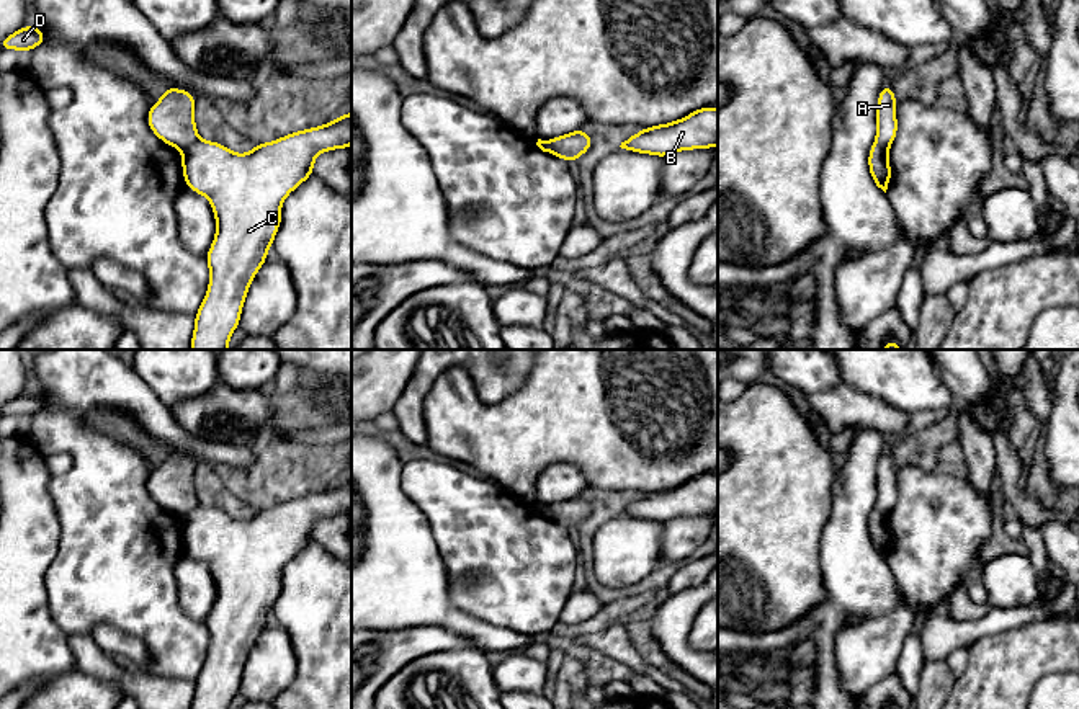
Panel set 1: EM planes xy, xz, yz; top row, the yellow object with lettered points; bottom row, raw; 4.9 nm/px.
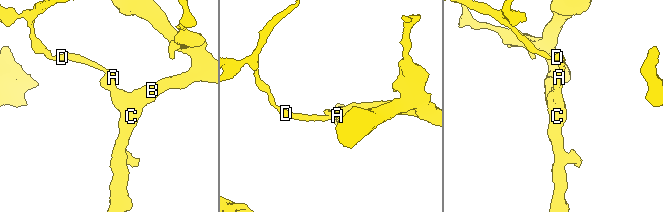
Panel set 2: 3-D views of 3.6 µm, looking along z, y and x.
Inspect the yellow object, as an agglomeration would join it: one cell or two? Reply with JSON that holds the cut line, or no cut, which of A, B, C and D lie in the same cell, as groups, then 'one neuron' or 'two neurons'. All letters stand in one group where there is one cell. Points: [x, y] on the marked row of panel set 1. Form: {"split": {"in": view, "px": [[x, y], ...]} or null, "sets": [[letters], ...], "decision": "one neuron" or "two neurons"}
{"split": {"in": "xy", "px": [[198, 138], [182, 151]]}, "sets": [["A", "D"], ["B", "C"]], "decision": "two neurons"}

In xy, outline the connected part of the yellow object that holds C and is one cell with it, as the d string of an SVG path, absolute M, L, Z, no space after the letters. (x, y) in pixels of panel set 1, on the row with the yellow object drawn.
M351 113L302 129L276 140L257 144L248 154L198 139L181 150L185 186L211 203L216 235L206 253L209 284L195 315L190 350L229 350L229 338L239 328L244 302L257 271L265 265L268 248L281 225L281 206L291 191L314 175L319 154L351 145Z

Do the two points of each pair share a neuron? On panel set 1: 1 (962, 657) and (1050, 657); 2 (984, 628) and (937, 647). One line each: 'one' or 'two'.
1: two
2: one

